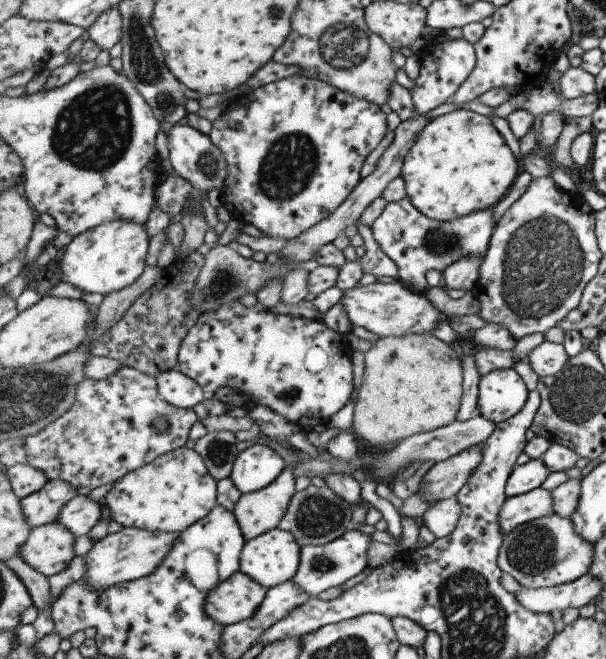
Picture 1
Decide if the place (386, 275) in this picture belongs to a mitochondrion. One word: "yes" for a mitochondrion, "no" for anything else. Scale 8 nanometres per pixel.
no

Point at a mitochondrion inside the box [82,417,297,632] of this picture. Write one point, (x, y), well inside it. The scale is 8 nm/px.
(217, 451)

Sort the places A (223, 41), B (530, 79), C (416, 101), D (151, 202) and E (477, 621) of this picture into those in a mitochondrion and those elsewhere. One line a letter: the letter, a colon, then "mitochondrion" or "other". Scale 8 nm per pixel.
A: other
B: other
C: other
D: other
E: mitochondrion

